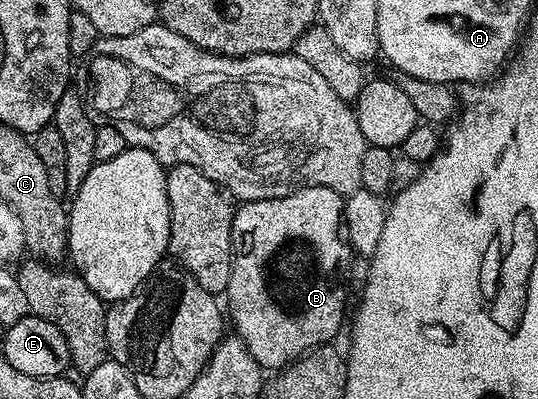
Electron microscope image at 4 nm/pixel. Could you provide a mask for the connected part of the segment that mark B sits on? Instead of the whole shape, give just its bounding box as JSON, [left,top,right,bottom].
[224,187,352,369]

